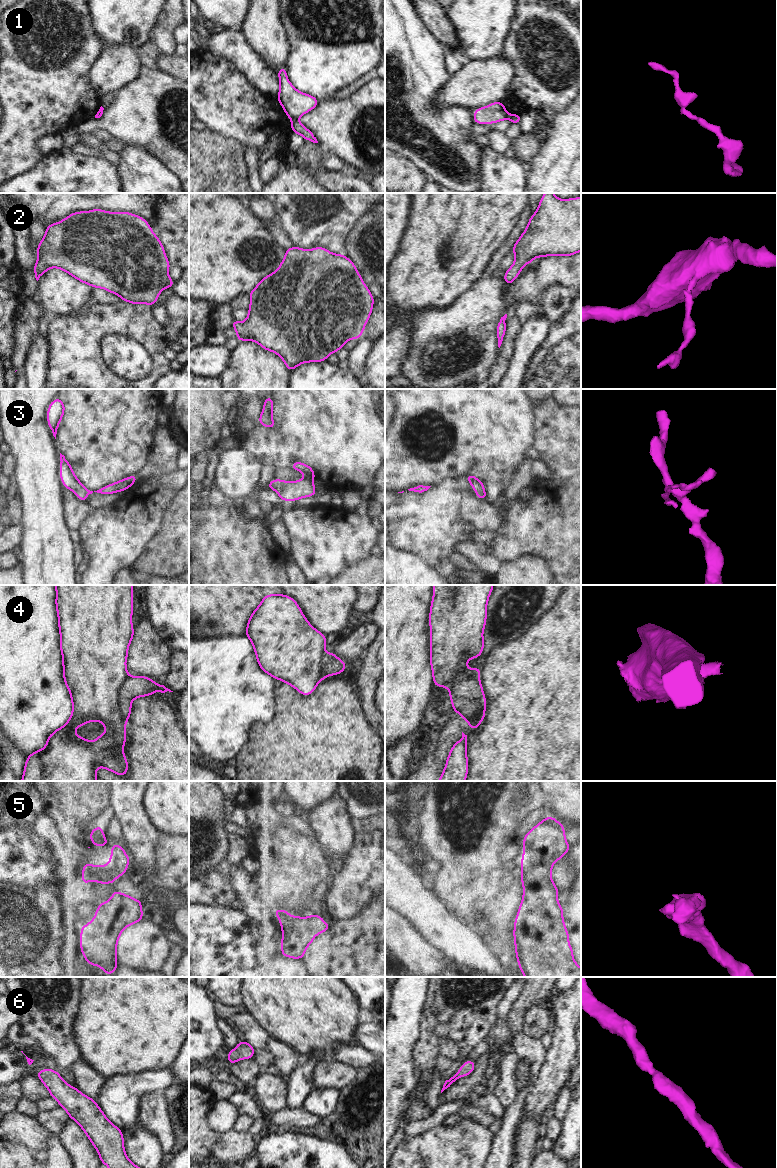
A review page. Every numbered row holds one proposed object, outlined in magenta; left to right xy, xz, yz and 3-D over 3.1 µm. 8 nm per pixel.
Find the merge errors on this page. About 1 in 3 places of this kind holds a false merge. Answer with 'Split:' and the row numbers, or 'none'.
Split: 1, 4

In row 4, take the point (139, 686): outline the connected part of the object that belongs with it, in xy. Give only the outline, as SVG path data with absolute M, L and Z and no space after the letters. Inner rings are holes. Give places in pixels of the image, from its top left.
M128 676L118 690L117 703L122 720L127 722L132 711L131 704L135 698L154 695L155 691L173 692L164 685L158 685L146 676Z

